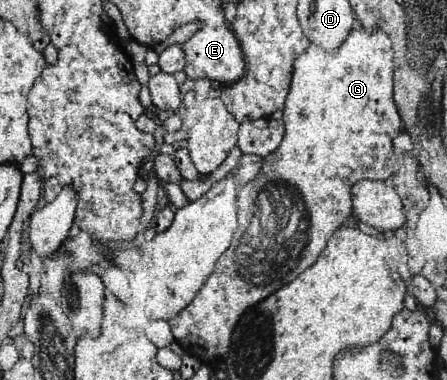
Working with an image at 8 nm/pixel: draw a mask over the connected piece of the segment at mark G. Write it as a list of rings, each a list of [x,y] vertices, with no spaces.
[[[379,28],[351,30],[337,50],[311,44],[293,64],[293,80],[285,102],[285,138],[281,146],[263,158],[255,180],[237,188],[239,228],[233,246],[217,260],[213,274],[195,300],[169,320],[173,336],[203,364],[217,364],[229,350],[231,330],[243,310],[277,288],[295,280],[327,246],[335,230],[351,216],[351,188],[359,180],[387,180],[395,174],[393,140],[403,120],[393,100],[393,50],[389,36]]]

